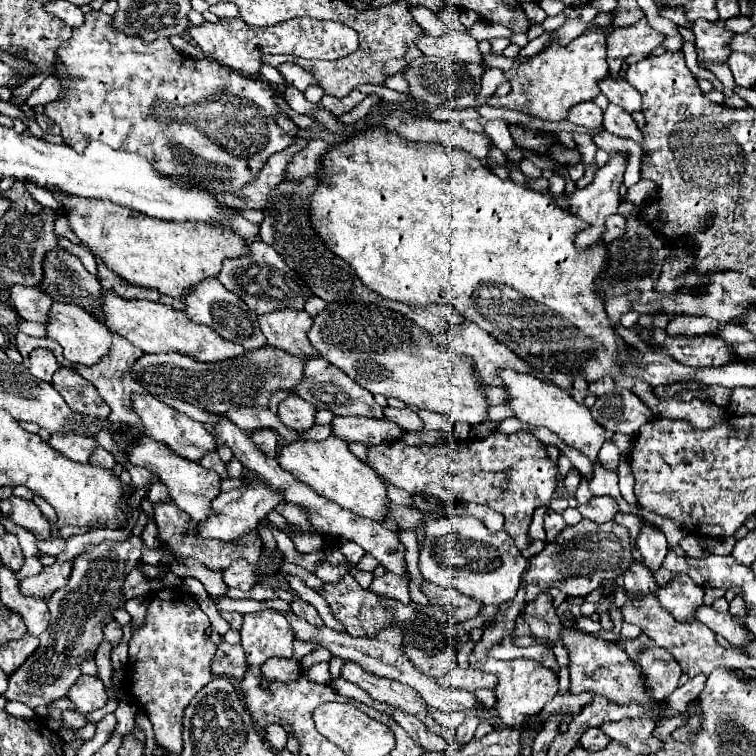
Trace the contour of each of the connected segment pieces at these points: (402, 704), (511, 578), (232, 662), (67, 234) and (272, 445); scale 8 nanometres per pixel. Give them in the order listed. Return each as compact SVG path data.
M346 662L342 668L342 678L346 678L348 682L358 684L364 692L368 692L368 696L376 702L388 704L388 706L396 706L398 710L402 710L404 714L412 714L416 716L422 724L426 724L428 732L442 736L442 724L438 724L430 714L428 708L424 704L424 700L418 696L418 692L414 692L414 688L400 684L396 680L390 678L380 678L374 676L370 672L366 672L360 664L356 662Z
M442 516L426 520L424 526L420 572L428 582L458 590L482 604L500 606L516 596L528 560L504 530L494 534L474 516Z
M222 636L222 644L218 646L218 652L212 659L211 670L216 676L240 680L246 674L246 658L244 658L242 648L230 646Z
M58 216L56 226L54 226L54 232L56 232L56 236L60 236L60 238L66 238L66 240L78 244L78 246L84 246L84 244L76 238L76 234L70 230L70 226L68 226L68 222L66 222L66 216Z
M256 430L256 432L252 434L252 440L254 440L254 444L256 444L262 452L266 452L266 456L276 458L278 436L276 436L274 430Z

